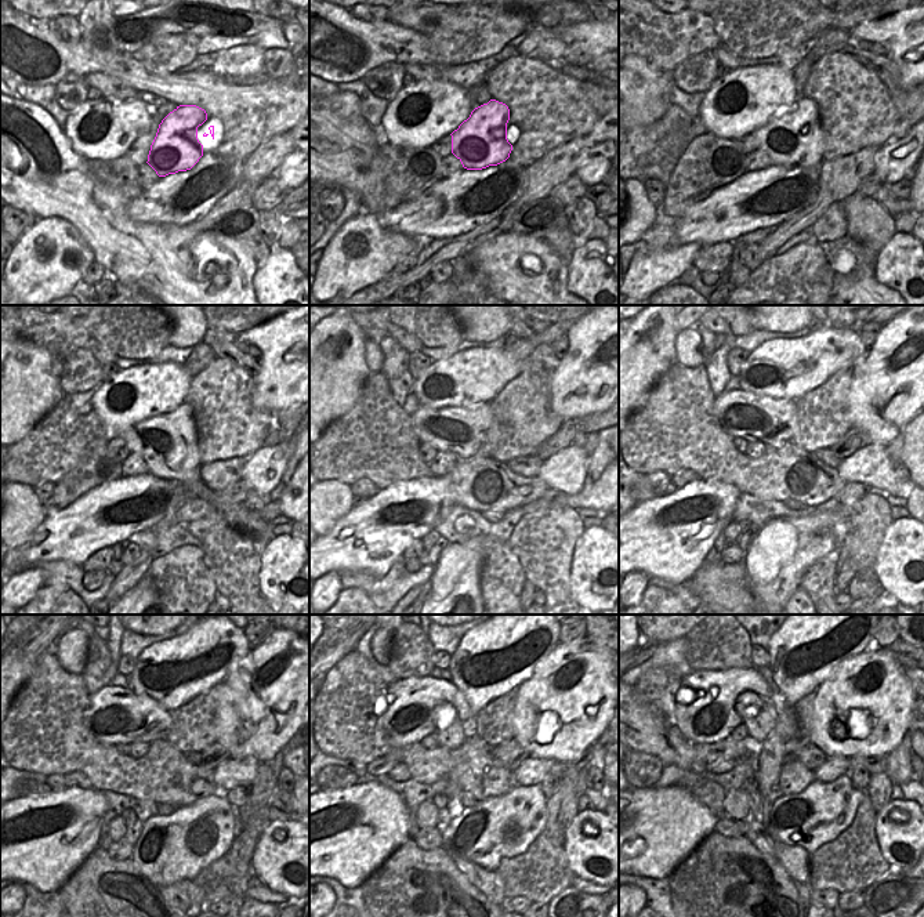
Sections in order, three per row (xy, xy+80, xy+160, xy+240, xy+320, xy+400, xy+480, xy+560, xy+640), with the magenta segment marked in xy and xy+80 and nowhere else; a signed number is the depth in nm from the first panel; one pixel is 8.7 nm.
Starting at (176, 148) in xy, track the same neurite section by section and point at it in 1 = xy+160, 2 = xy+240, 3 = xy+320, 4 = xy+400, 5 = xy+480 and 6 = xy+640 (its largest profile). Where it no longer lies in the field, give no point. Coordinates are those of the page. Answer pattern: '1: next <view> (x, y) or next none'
1: next xy+160 (793, 137)
2: next xy+240 (167, 442)
3: next xy+320 (471, 431)
4: next xy+400 (739, 413)
5: next xy+480 (116, 716)
6: next xy+640 (706, 709)

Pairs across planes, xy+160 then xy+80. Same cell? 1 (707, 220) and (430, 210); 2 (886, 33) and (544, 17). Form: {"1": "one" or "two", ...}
{"1": "one", "2": "two"}

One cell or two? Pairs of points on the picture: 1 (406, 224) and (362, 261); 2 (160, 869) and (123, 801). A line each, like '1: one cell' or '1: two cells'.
1: two cells
2: two cells

